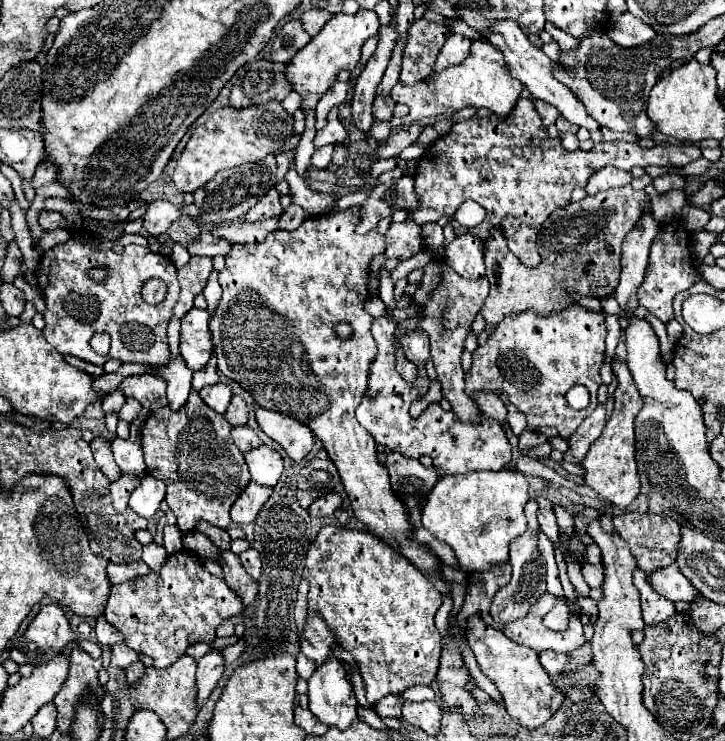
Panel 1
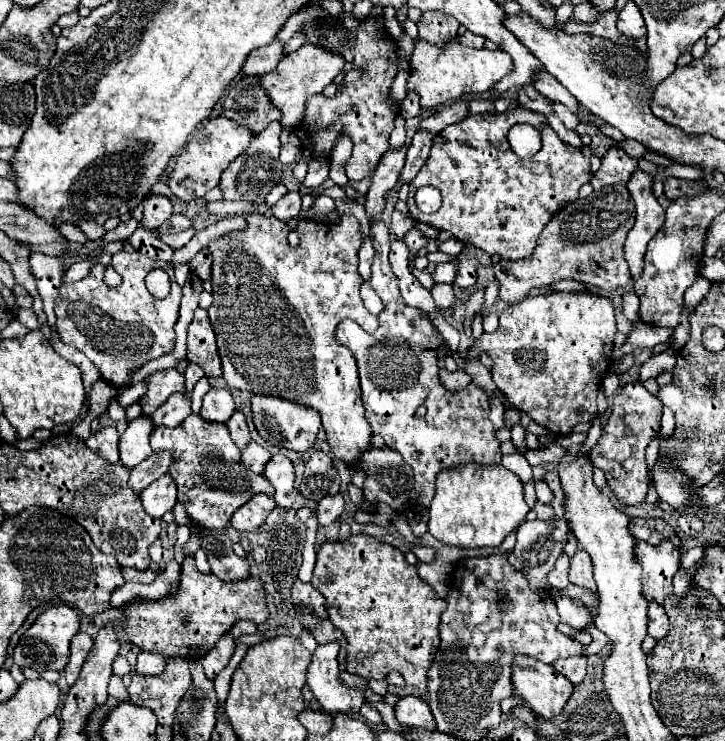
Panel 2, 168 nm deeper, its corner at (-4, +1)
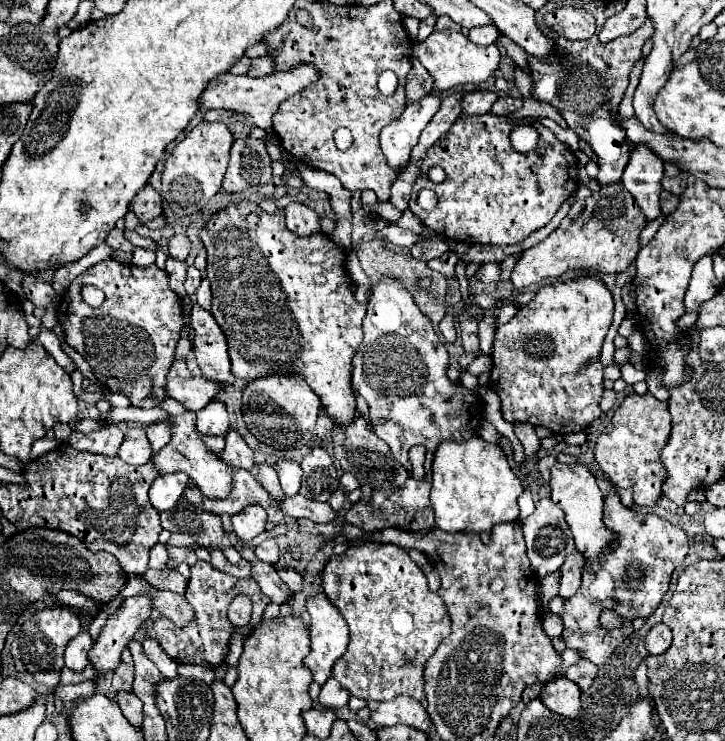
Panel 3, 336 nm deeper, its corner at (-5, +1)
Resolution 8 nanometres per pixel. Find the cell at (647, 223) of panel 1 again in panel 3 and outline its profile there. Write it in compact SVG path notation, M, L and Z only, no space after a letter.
M635 145L621 181L623 187L639 203L647 221L653 221L661 215L659 209L661 179L663 179L663 161L647 145Z

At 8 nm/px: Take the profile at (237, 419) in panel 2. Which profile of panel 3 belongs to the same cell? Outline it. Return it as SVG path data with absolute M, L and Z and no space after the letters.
M229 431L225 435L225 449L221 451L221 459L231 465L231 467L239 467L239 469L251 469L253 467L253 451L249 449L249 445L243 441L243 437L237 431Z

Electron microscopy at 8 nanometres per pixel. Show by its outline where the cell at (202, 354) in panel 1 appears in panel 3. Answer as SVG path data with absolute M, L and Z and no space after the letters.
M193 305L191 311L191 325L195 329L195 355L201 373L207 379L215 379L221 383L233 383L235 377L231 373L231 361L227 353L227 341L213 319L213 315L199 305Z

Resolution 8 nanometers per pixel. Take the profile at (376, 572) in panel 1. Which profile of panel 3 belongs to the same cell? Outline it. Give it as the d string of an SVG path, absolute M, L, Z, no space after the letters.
M363 543L349 547L345 553L333 555L325 565L323 591L345 617L351 631L347 651L333 665L333 677L341 683L341 687L361 699L385 701L395 699L397 695L409 695L417 701L423 701L423 667L439 643L451 633L451 619L443 599L429 591L423 571L413 565L407 551L403 547L383 543Z

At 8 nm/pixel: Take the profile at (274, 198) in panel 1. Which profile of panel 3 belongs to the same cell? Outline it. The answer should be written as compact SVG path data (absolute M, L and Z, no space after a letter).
M289 203L285 207L285 217L287 217L287 227L301 237L311 237L313 233L323 233L319 215L303 203Z

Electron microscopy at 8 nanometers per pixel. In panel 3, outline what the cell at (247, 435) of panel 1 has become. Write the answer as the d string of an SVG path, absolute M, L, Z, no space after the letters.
M257 465L257 469L259 469L259 473L257 473L259 483L267 489L267 493L273 495L273 501L281 503L283 497L285 497L285 493L283 493L283 489L279 485L279 479L277 479L277 473L273 471L273 467L269 467L269 465Z

